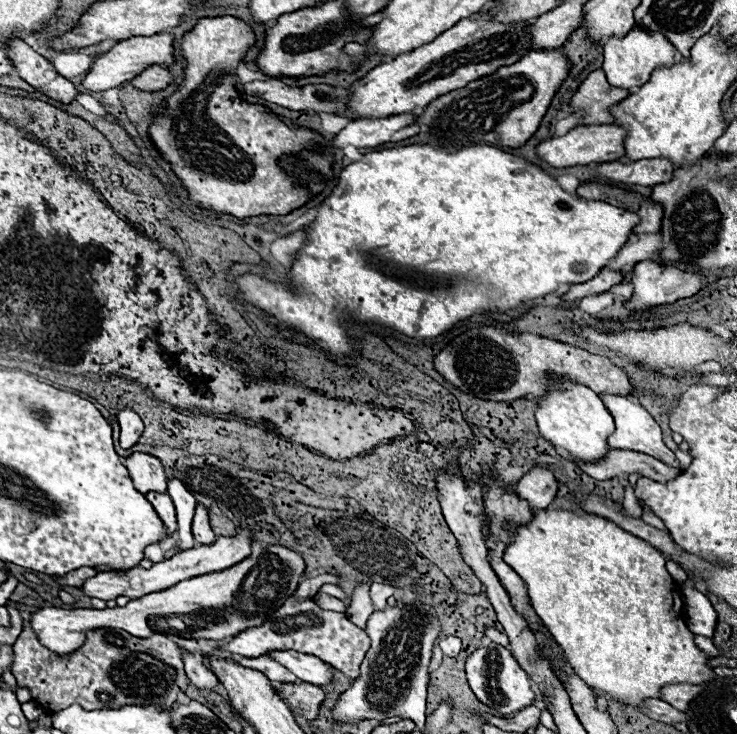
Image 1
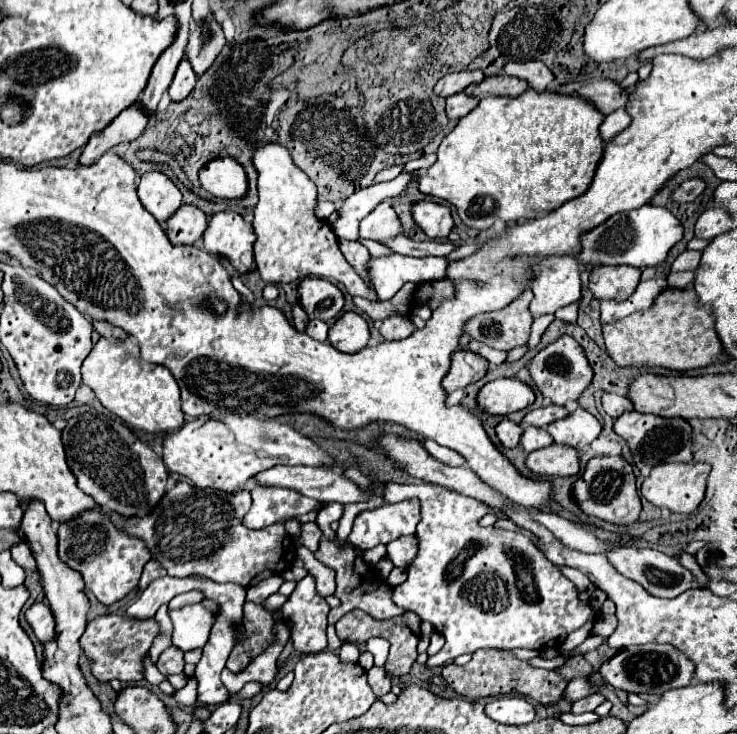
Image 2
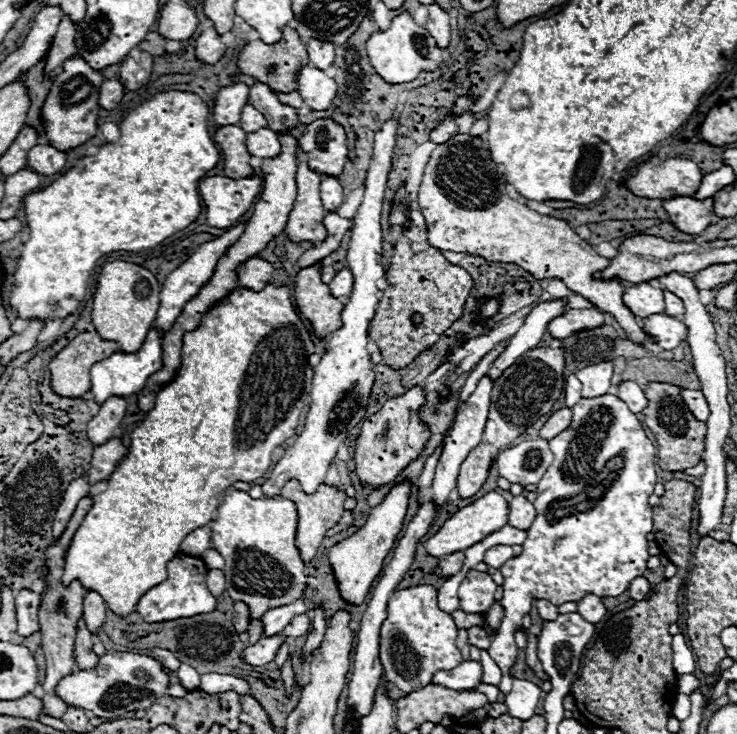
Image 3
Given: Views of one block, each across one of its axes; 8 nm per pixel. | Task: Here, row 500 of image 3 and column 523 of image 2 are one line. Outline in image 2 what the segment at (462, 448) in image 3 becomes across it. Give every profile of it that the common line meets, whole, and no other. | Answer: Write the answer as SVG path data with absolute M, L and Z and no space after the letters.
M536 426L526 428L524 434L522 434L522 440L520 440L520 444L522 444L524 450L526 450L526 454L530 454L530 452L534 452L534 450L540 450L540 448L546 448L546 446L550 446L552 442L554 442L554 440L552 440L552 436L548 434L548 430L536 428Z

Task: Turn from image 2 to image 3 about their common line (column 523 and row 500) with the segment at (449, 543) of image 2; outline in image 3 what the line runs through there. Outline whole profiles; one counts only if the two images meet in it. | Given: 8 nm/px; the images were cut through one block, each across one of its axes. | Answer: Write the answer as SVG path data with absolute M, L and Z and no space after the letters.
M614 394L598 396L598 398L582 398L572 408L572 422L566 432L560 432L550 440L550 450L554 452L554 460L546 470L546 476L536 484L536 500L534 508L538 516L532 526L526 530L526 544L522 544L522 552L510 558L500 570L504 574L504 596L502 606L506 608L504 618L500 622L496 638L492 638L488 654L500 666L502 680L498 688L507 695L512 687L510 671L518 660L518 646L514 642L514 628L522 624L522 616L530 612L532 600L550 600L560 606L562 602L582 600L586 594L594 596L620 596L628 590L630 582L636 576L642 576L646 570L648 540L646 534L652 532L652 510L648 504L648 496L656 484L656 448L646 438L638 418L628 406L618 400Z

